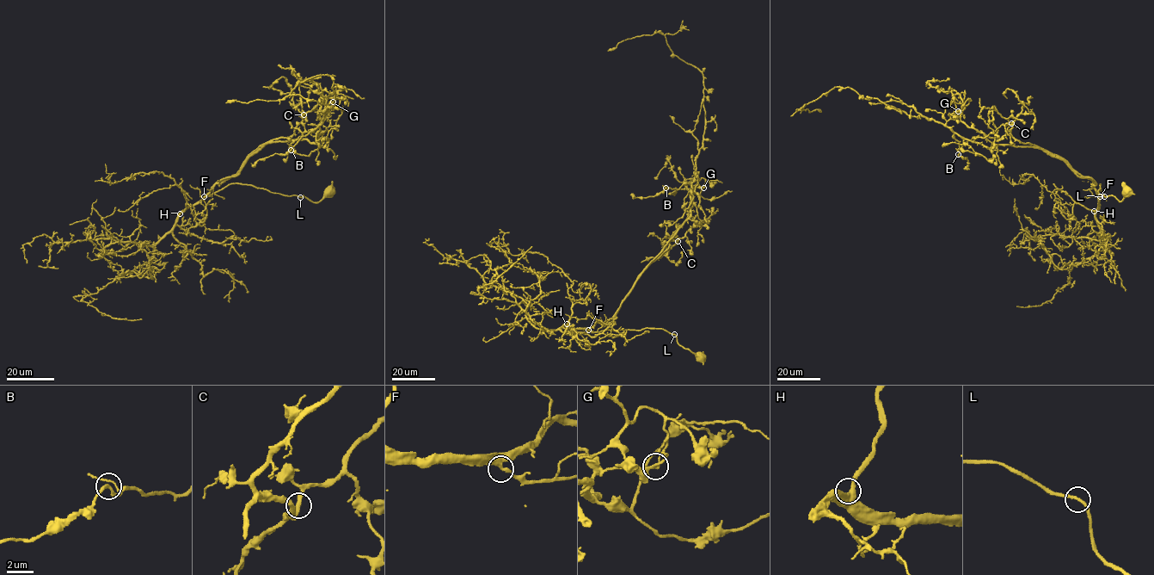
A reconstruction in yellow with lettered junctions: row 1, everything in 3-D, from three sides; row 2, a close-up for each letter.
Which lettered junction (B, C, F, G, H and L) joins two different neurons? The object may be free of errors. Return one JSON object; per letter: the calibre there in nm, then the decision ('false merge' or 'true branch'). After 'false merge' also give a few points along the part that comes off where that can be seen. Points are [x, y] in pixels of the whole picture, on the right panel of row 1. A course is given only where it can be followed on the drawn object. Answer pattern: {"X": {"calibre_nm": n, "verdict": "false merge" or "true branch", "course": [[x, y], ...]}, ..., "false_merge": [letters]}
{"B": {"calibre_nm": 220, "verdict": "true branch"}, "C": {"calibre_nm": 280, "verdict": "true branch"}, "F": {"calibre_nm": 320, "verdict": "true branch"}, "G": {"calibre_nm": 280, "verdict": "false merge", "course": [[958, 111], [960, 120], [991, 137], [1010, 134], [1020, 141], [1061, 157], [1082, 175], [1089, 176], [1106, 200]]}, "H": {"calibre_nm": 440, "verdict": "true branch"}, "L": {"calibre_nm": 220, "verdict": "true branch"}, "false_merge": ["G"]}

